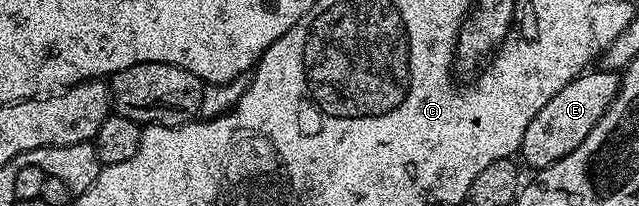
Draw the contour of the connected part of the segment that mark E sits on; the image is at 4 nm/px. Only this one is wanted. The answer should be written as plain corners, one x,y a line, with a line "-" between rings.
585,71
583,76
578,76
566,86
562,86
562,90
558,90
558,94
554,94
554,98
550,98
550,102
546,102
542,110
538,110
534,122
526,126
526,134
520,143
522,157
524,156
525,162
532,170
545,168
566,158
570,150
586,142
586,134
590,134
594,126
598,126
606,110
616,101
620,81
621,77
615,72

